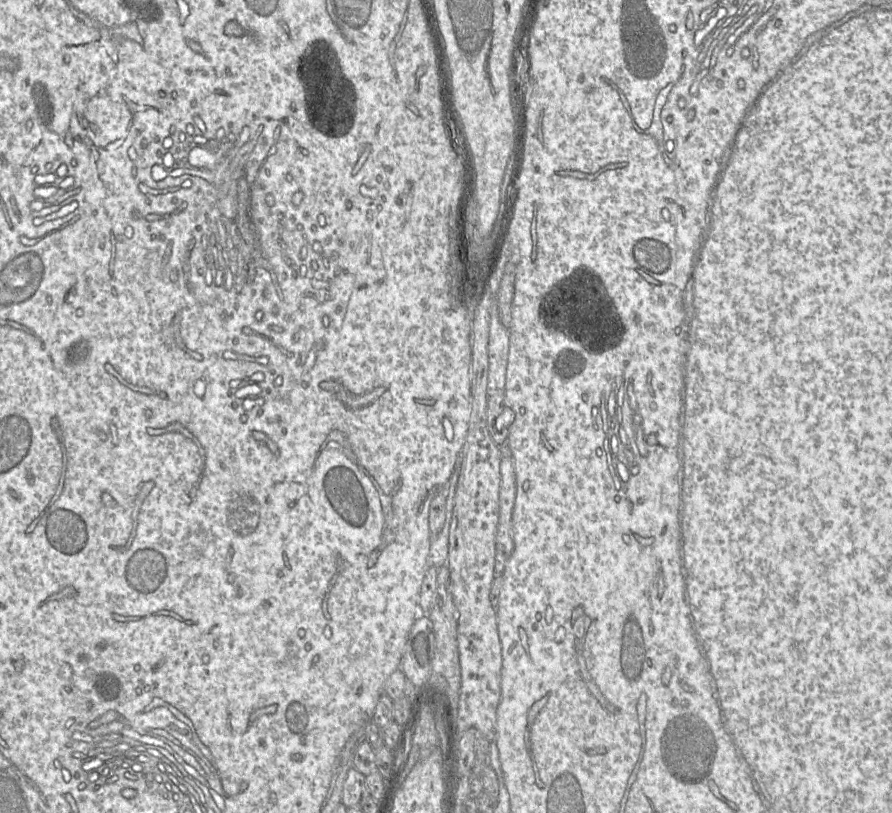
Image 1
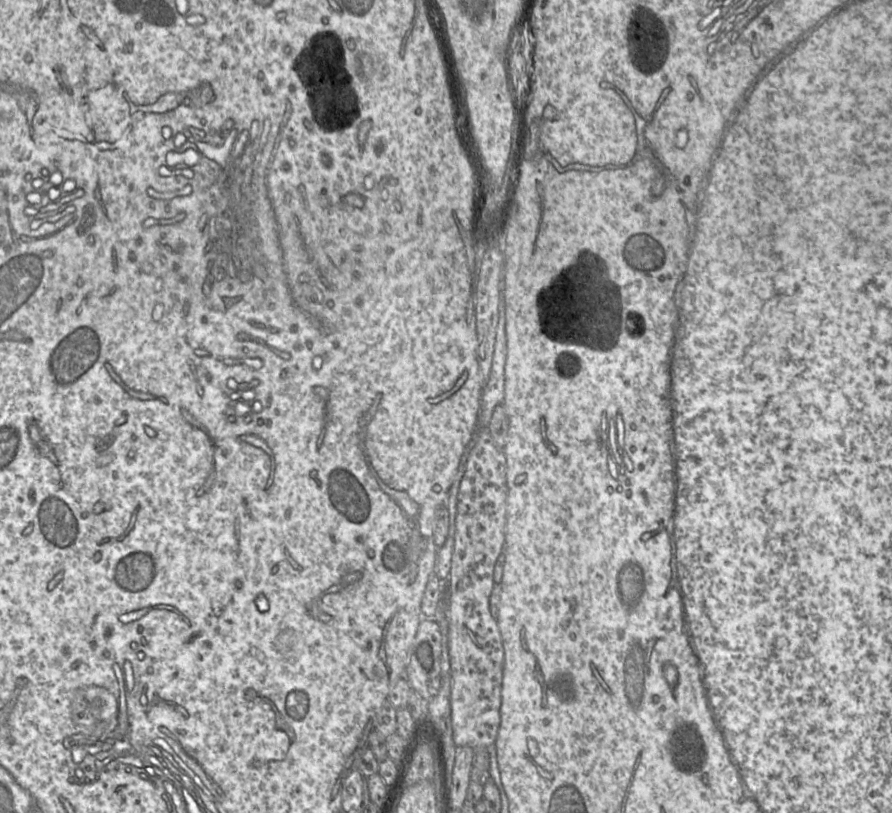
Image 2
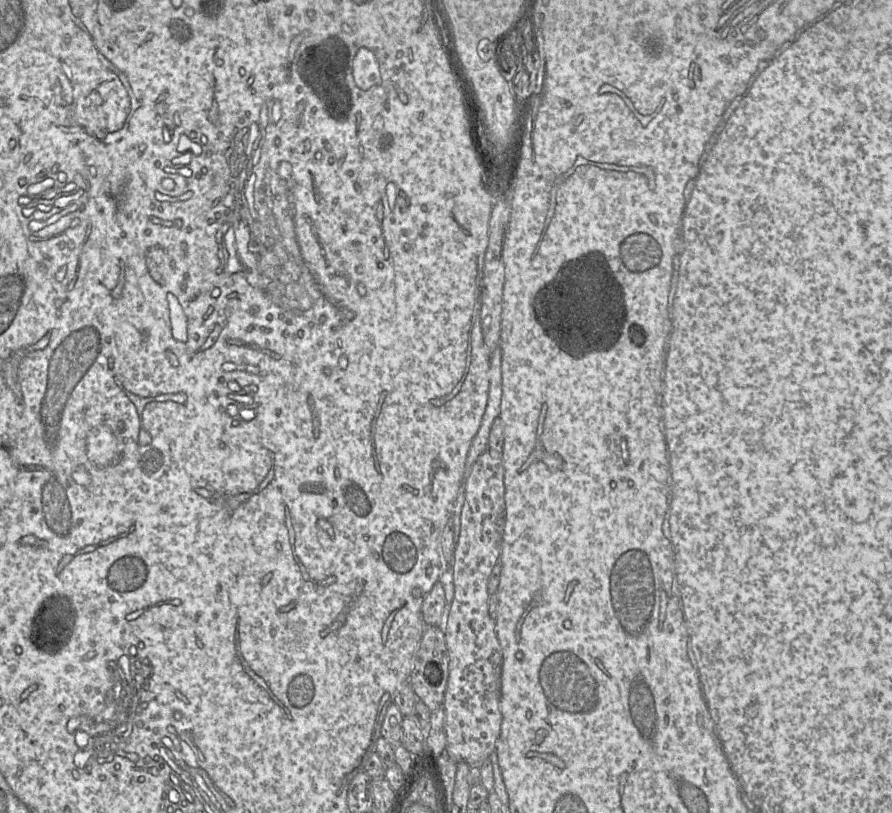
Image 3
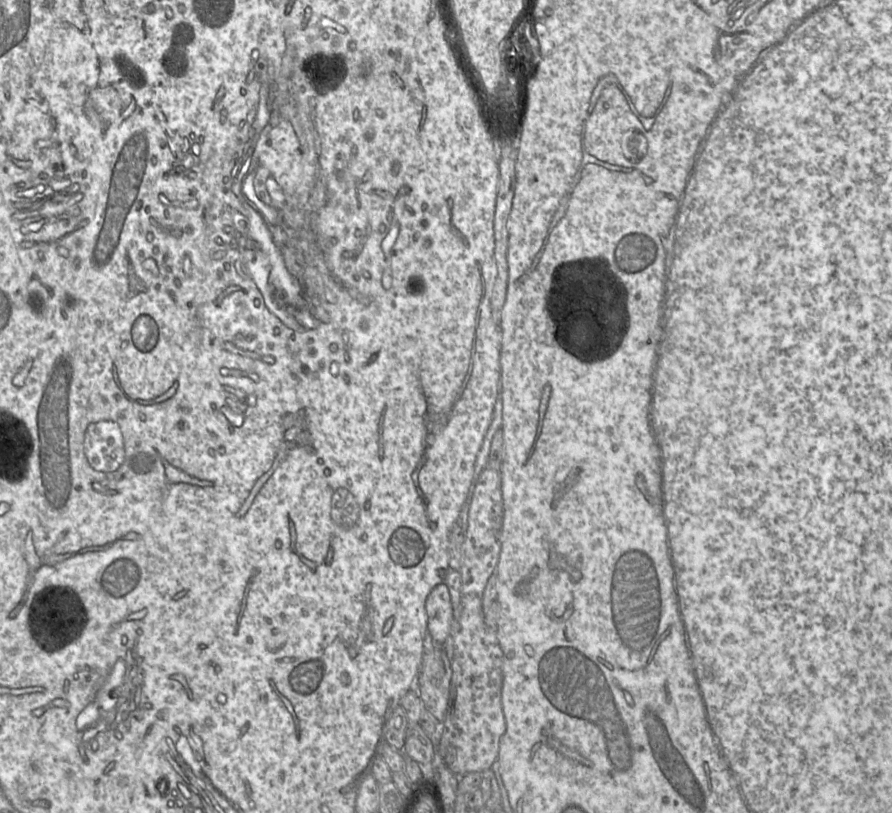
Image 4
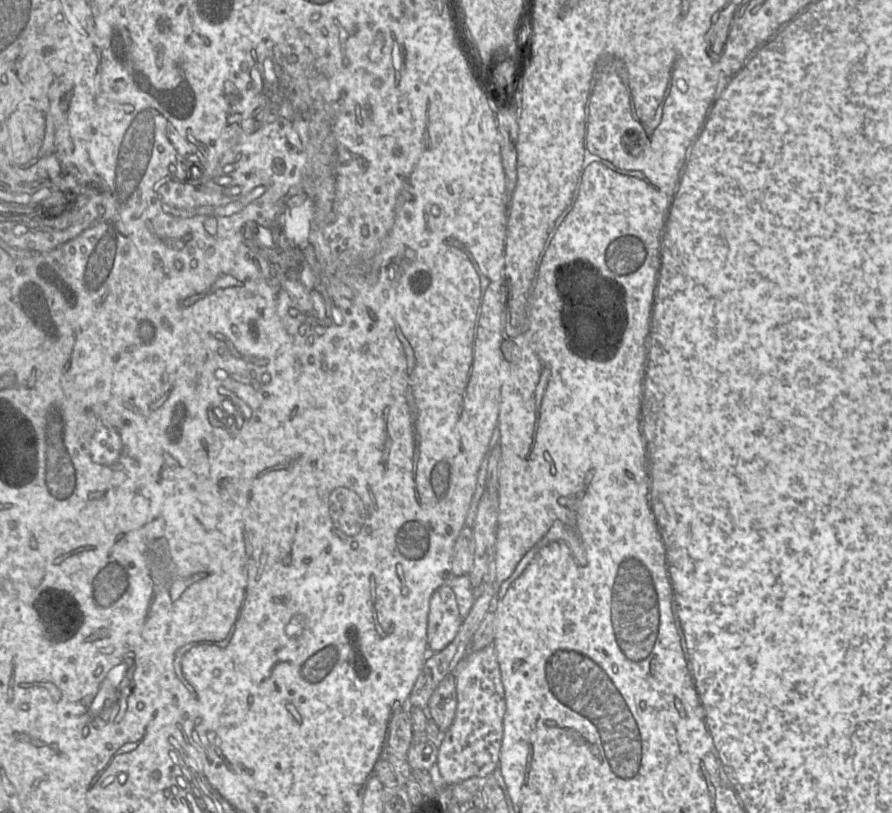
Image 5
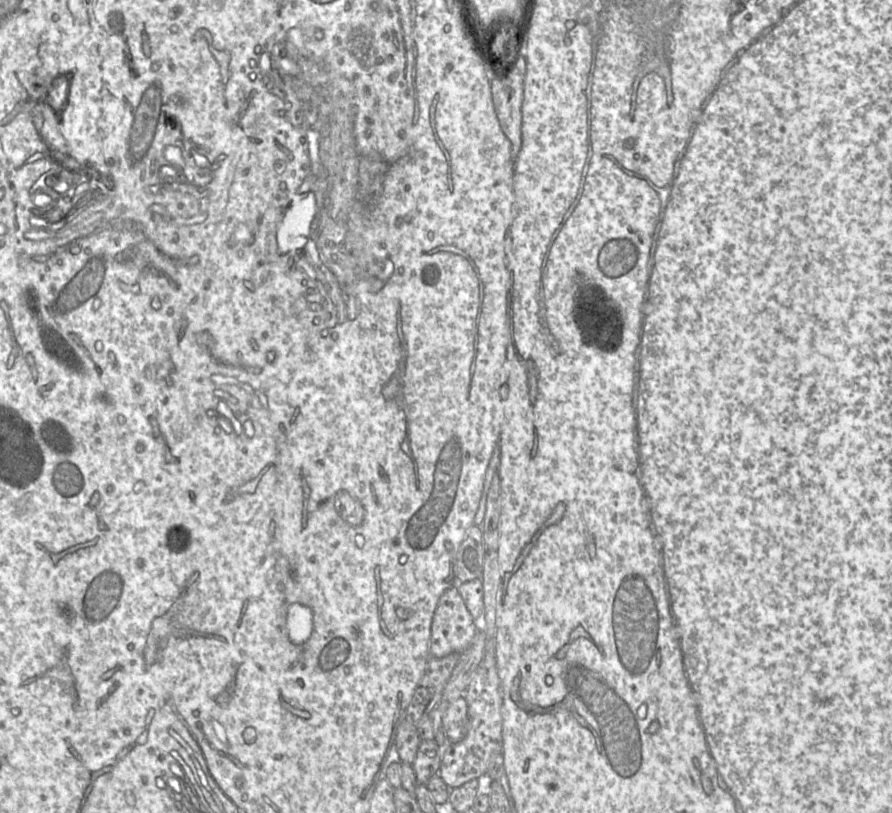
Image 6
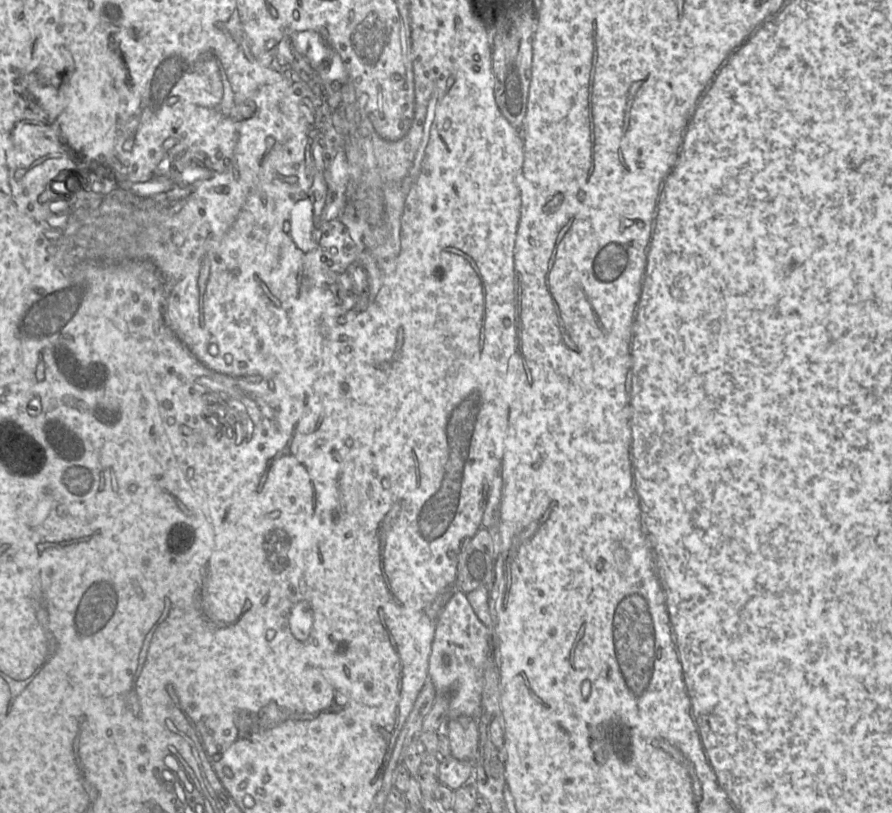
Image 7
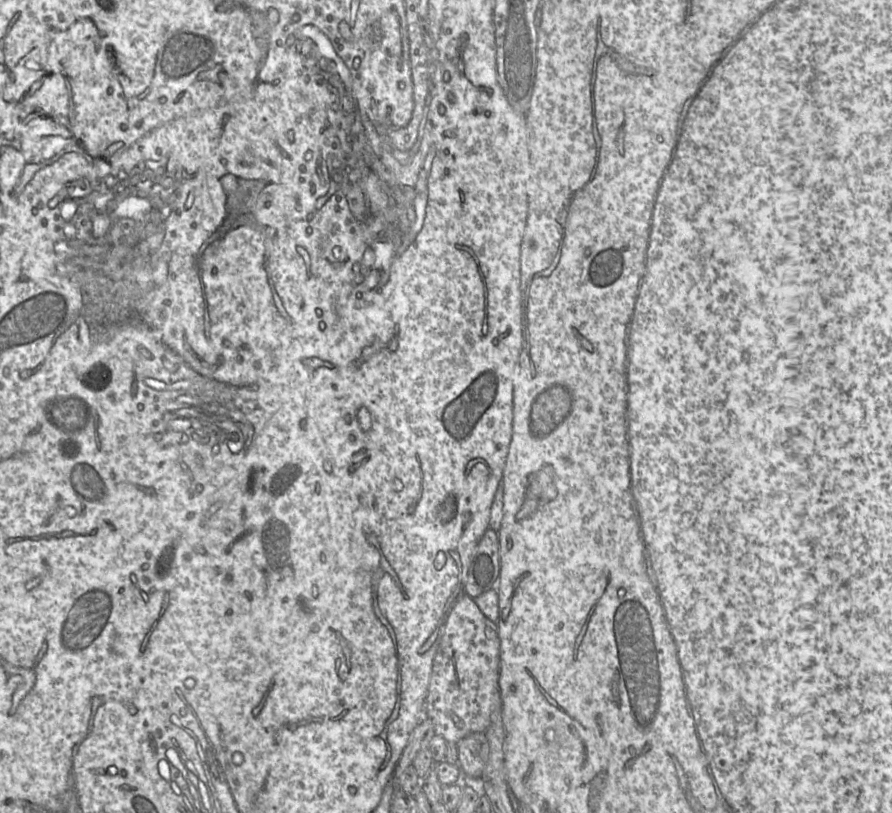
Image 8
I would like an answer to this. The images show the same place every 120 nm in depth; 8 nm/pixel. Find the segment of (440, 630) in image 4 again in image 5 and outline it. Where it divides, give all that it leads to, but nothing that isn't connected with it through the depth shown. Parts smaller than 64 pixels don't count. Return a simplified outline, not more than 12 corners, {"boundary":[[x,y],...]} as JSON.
{"boundary":[[448,584],[432,594],[426,648],[439,652],[462,624]]}

